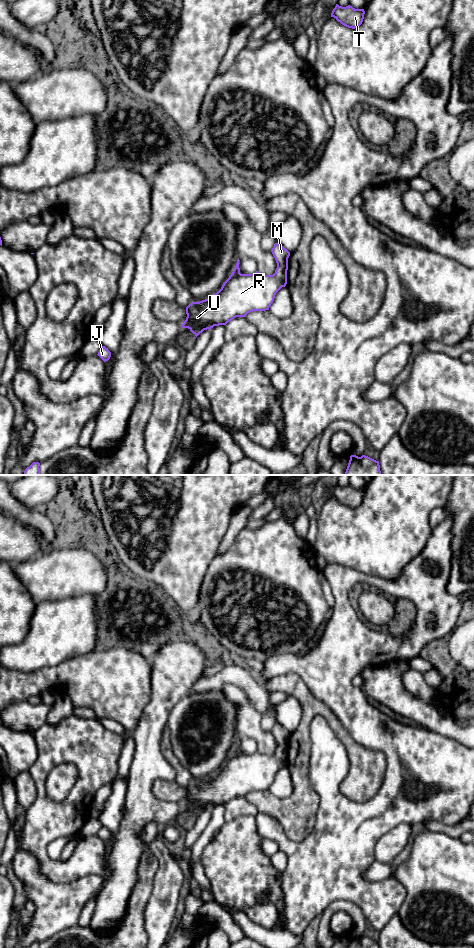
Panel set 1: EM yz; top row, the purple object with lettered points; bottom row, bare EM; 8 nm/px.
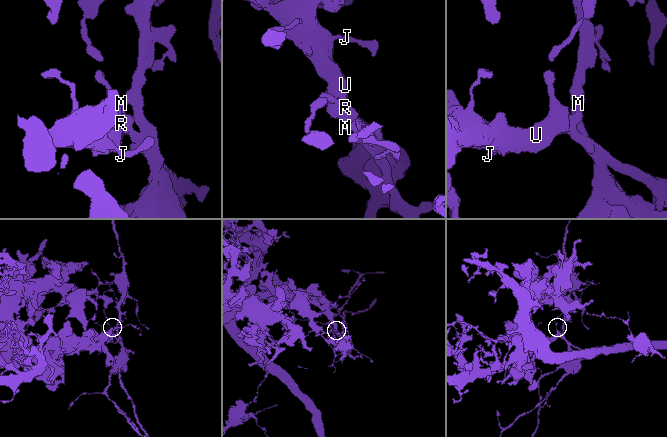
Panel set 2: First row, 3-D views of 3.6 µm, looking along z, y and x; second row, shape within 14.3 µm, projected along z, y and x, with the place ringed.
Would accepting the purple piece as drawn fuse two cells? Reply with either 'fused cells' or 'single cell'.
fused cells

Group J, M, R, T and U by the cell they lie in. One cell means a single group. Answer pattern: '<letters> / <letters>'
J R T U / M

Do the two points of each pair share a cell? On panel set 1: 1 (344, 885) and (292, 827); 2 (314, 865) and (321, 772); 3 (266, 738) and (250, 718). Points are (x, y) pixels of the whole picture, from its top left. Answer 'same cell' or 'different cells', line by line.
1: different cells
2: same cell
3: same cell

